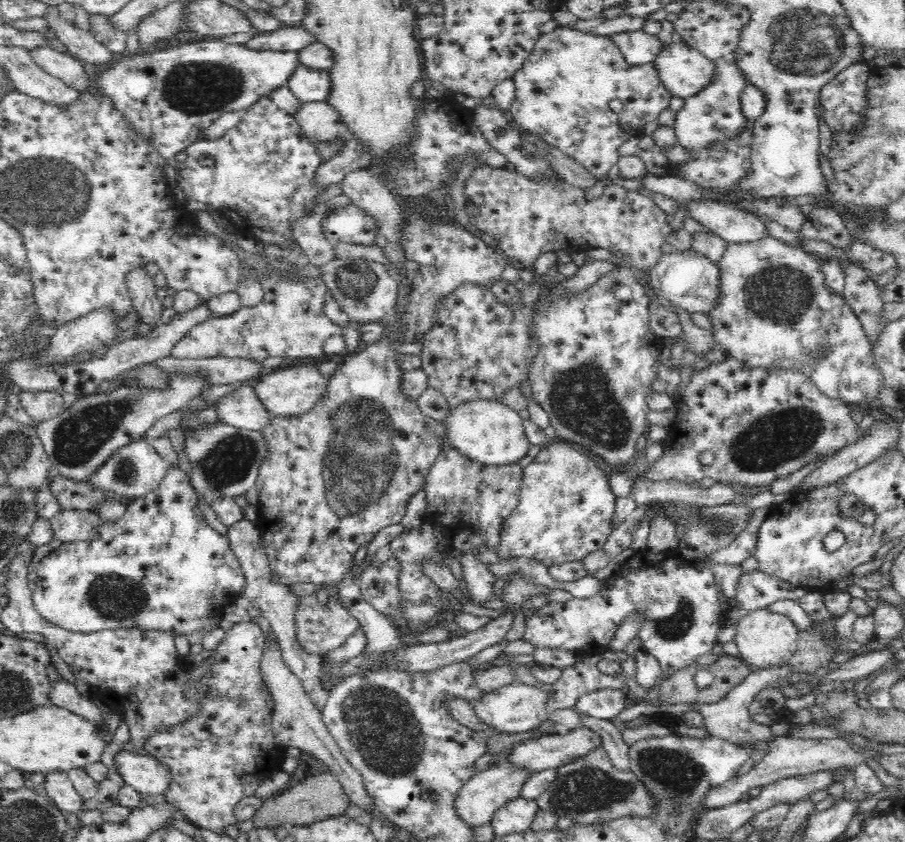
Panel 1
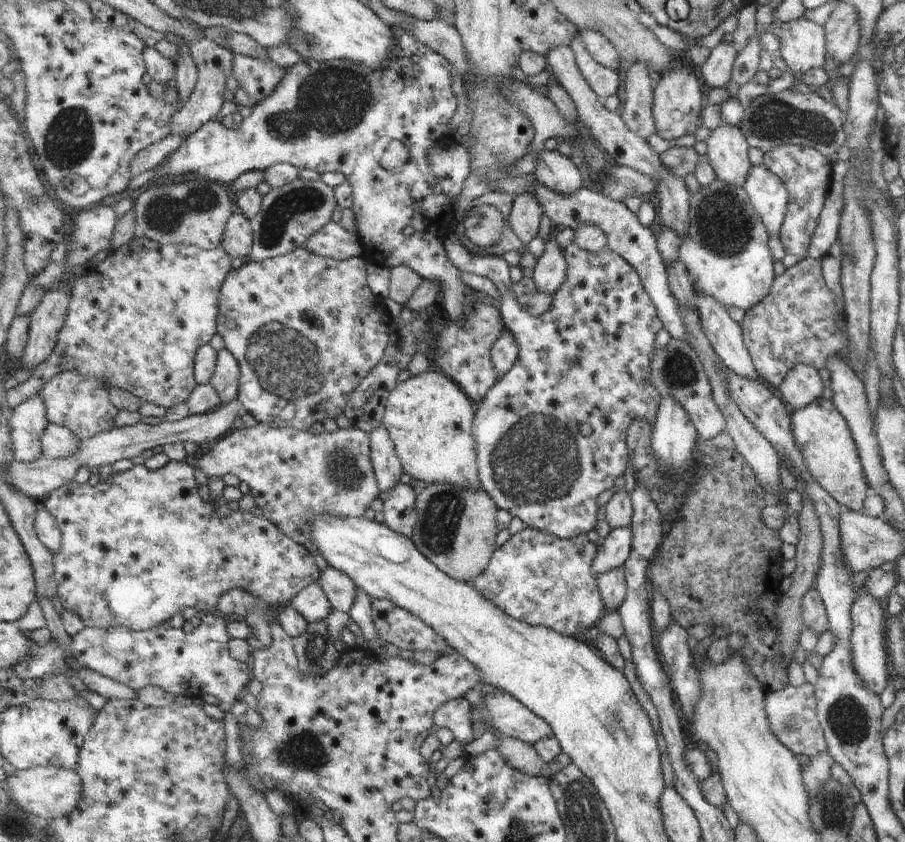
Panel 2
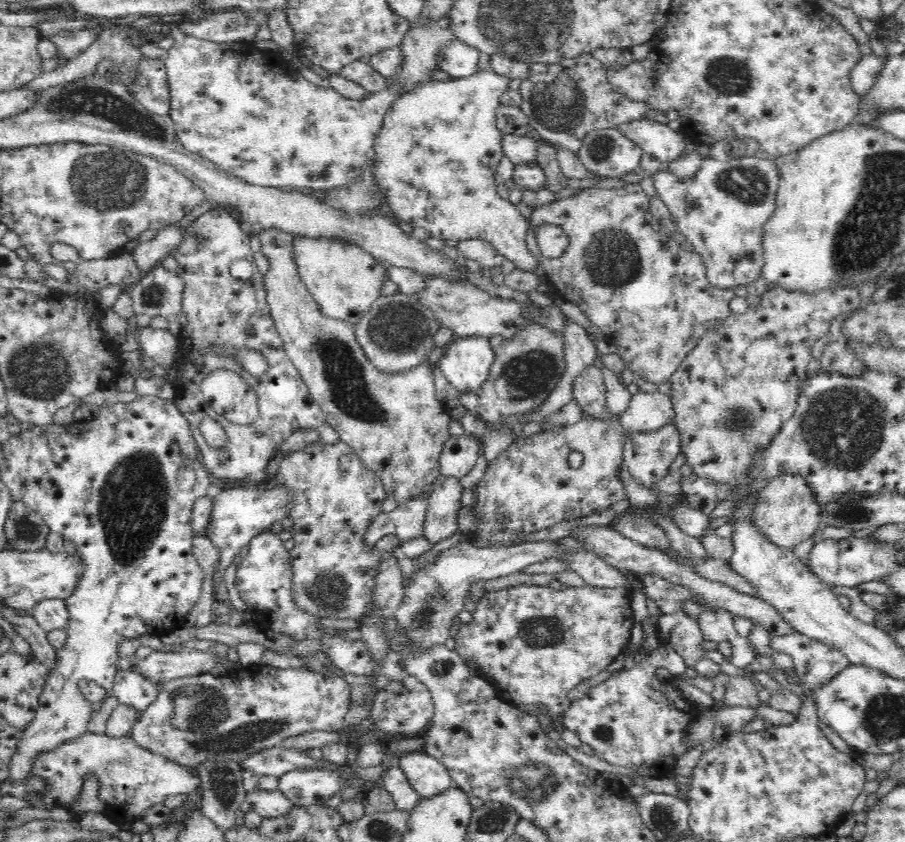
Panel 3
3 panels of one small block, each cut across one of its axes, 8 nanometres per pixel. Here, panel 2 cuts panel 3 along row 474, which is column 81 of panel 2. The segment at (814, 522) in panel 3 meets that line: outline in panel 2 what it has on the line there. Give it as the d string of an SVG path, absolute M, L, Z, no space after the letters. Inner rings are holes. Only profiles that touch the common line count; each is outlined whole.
M37 766L31 769L15 769L5 780L11 800L31 818L56 820L66 818L83 800L83 780L78 770L63 769L55 766Z

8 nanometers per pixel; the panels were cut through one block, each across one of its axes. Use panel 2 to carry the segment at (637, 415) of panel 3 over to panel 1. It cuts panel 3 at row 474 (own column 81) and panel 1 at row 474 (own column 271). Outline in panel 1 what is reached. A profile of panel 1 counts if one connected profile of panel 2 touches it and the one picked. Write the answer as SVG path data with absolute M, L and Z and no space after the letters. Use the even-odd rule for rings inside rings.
M551 440L542 446L542 452L532 460L532 464L523 469L520 501L502 524L496 554L501 560L526 556L542 562L548 570L554 565L583 560L587 554L602 550L613 531L616 500L609 488L609 476L598 464L567 442Z

